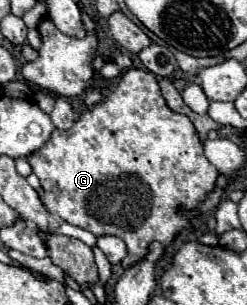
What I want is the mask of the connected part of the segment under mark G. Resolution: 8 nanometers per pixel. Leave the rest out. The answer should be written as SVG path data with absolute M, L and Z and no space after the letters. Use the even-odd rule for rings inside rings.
M128 68L122 76L120 76L120 82L116 86L116 90L102 102L102 104L96 104L88 110L84 110L80 114L80 118L74 122L74 126L70 130L54 130L50 140L40 148L36 150L32 156L28 156L28 162L32 166L32 172L40 178L40 184L42 184L42 190L44 195L42 201L48 211L54 214L58 214L62 220L66 220L68 224L74 224L74 226L80 226L84 230L90 230L94 236L102 236L102 234L114 234L114 236L120 236L124 238L126 246L128 246L128 254L126 258L122 260L122 266L128 268L132 264L136 264L144 254L146 254L146 248L152 240L158 240L162 244L170 244L178 232L182 232L184 228L184 220L186 216L192 216L194 214L194 208L204 200L204 196L214 188L214 180L218 178L218 172L216 168L206 160L204 152L202 152L202 142L198 138L198 132L194 128L194 124L190 122L188 116L184 114L176 114L168 108L166 100L162 98L162 92L160 92L160 86L158 86L158 80L152 72L148 70L140 70L140 68Z

